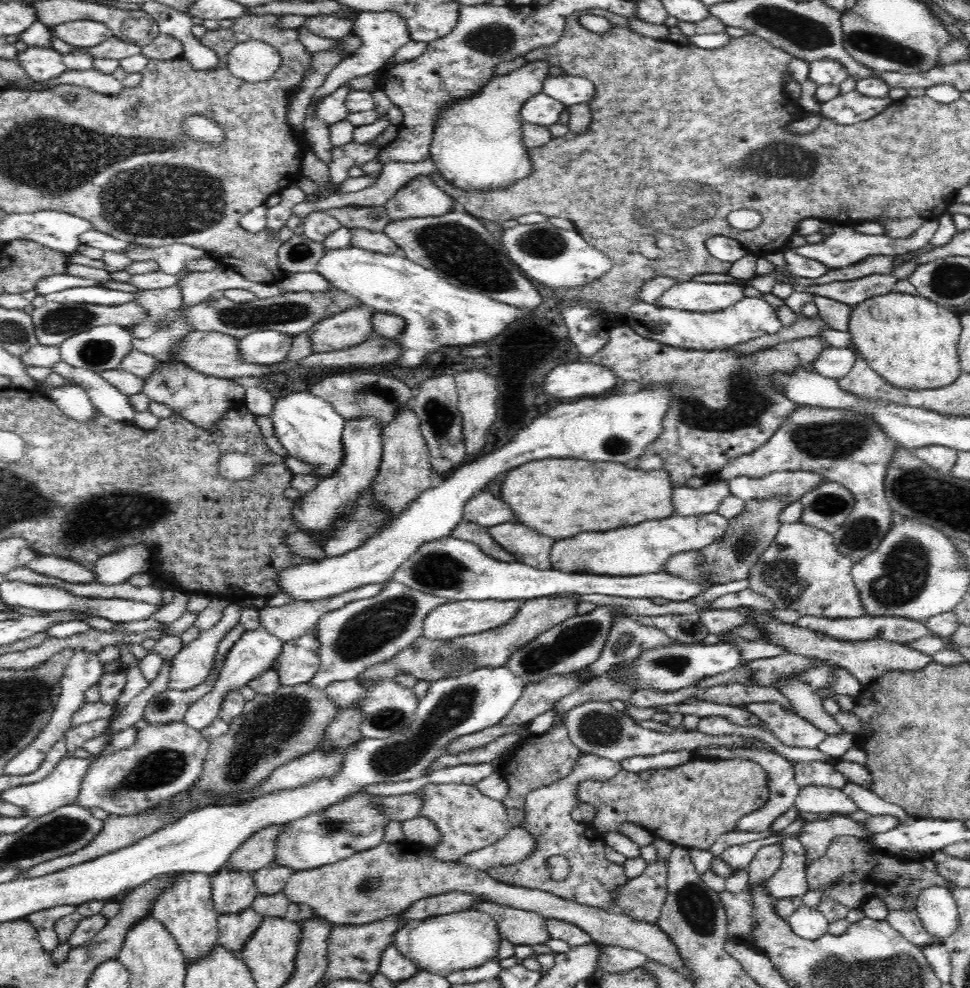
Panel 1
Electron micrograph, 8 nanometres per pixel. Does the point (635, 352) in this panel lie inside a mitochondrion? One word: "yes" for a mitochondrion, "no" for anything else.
no

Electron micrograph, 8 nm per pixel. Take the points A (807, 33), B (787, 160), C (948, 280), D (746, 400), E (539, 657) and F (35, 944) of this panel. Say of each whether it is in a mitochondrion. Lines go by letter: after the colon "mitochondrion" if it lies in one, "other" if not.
A: mitochondrion
B: mitochondrion
C: mitochondrion
D: mitochondrion
E: mitochondrion
F: other

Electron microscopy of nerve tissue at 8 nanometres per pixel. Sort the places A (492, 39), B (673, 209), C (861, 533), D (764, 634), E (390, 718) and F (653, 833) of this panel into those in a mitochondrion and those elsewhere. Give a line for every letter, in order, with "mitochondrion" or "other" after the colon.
A: mitochondrion
B: mitochondrion
C: mitochondrion
D: other
E: mitochondrion
F: other

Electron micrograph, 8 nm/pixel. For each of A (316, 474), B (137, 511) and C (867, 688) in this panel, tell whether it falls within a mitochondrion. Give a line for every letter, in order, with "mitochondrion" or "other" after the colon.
A: other
B: mitochondrion
C: other

